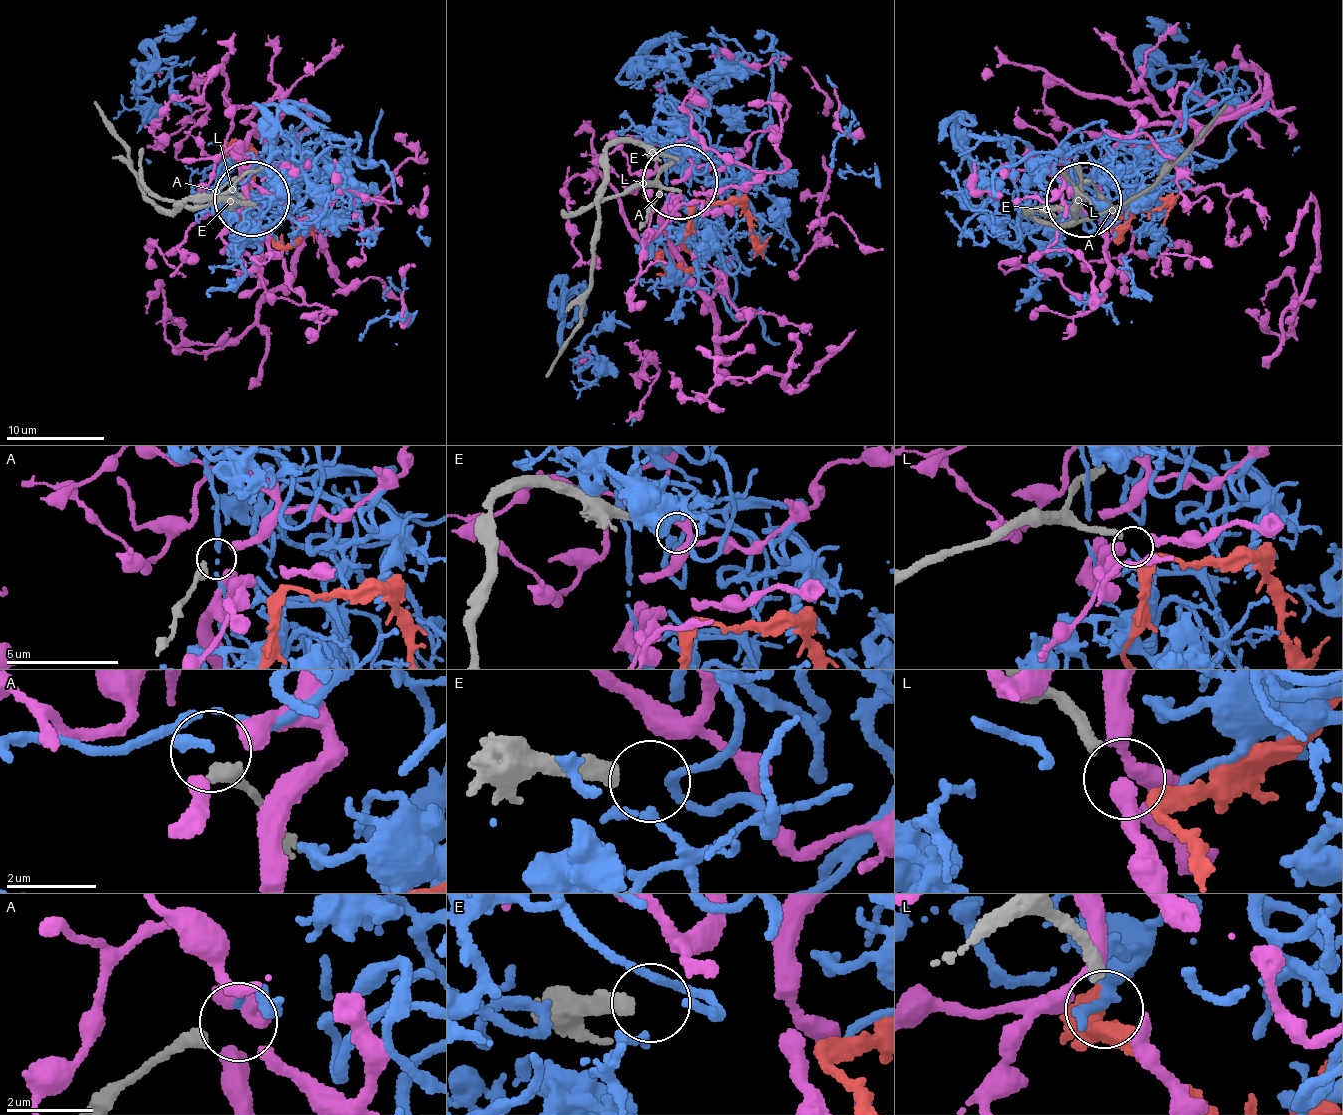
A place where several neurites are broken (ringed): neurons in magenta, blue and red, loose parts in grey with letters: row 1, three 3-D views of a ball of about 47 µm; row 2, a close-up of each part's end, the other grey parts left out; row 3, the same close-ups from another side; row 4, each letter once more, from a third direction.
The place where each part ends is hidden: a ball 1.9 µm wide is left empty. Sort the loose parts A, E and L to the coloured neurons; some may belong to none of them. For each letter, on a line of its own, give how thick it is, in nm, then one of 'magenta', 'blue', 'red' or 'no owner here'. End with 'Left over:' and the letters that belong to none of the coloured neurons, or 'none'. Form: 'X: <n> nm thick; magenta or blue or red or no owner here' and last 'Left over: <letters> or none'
A: 360 nm thick; no owner here
E: 360 nm thick; no owner here
L: 260 nm thick; red
Left over: A, E

